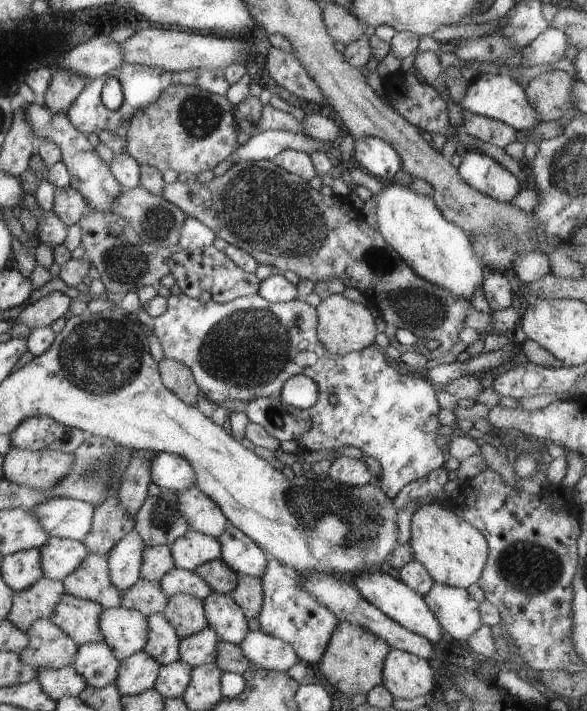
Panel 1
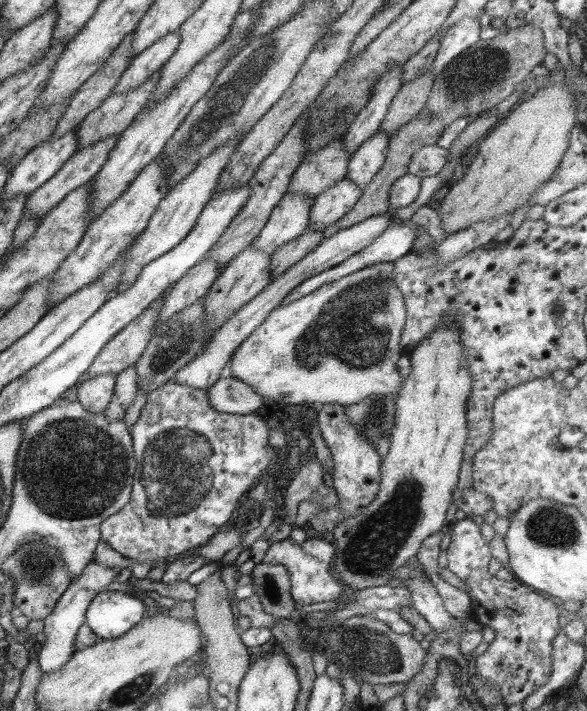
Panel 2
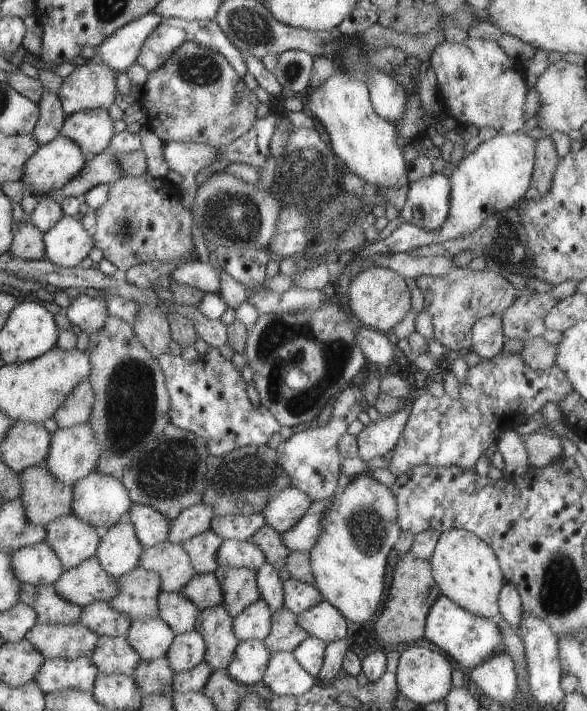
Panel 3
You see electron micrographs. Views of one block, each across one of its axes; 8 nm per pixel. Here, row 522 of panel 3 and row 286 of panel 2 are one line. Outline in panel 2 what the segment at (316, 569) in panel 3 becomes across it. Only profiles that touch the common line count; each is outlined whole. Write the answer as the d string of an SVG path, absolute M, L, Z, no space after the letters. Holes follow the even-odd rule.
M370 264L269 312L266 320L232 355L232 377L252 385L267 403L280 407L300 404L312 407L324 404L348 406L358 404L366 397L396 396L404 380L396 363L404 354L400 339L406 315L403 294L394 280L394 264Z

